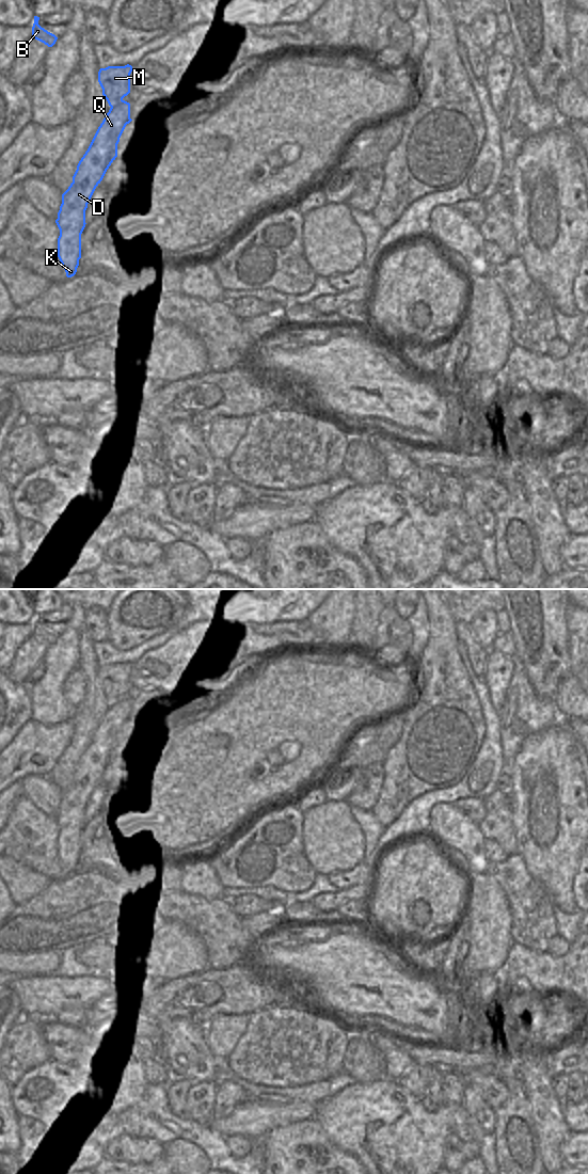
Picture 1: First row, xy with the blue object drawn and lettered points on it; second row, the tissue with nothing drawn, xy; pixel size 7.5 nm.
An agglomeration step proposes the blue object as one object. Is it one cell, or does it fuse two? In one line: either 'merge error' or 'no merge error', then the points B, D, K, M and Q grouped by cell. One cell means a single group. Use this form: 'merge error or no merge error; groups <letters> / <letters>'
merge error; groups B M / D K Q

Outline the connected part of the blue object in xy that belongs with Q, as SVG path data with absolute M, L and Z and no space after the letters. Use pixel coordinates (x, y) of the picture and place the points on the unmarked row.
M121 698L111 704L88 748L79 759L73 780L62 792L55 821L60 827L58 855L67 875L76 872L81 856L81 831L85 808L107 767L117 755L117 742L130 716L130 701Z

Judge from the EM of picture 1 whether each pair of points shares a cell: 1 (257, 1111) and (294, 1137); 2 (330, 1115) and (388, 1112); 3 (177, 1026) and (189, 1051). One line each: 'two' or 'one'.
1: two
2: one
3: one

